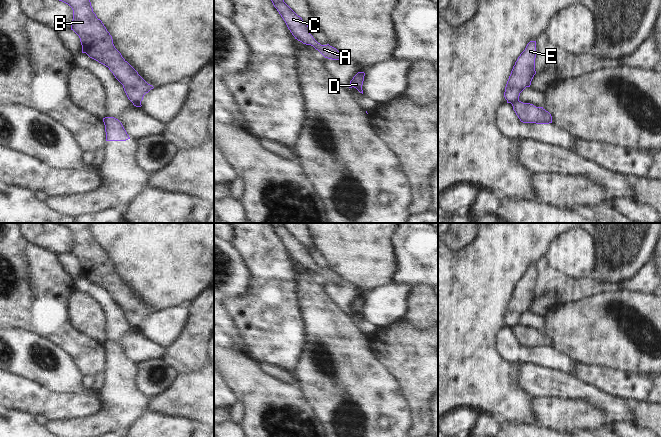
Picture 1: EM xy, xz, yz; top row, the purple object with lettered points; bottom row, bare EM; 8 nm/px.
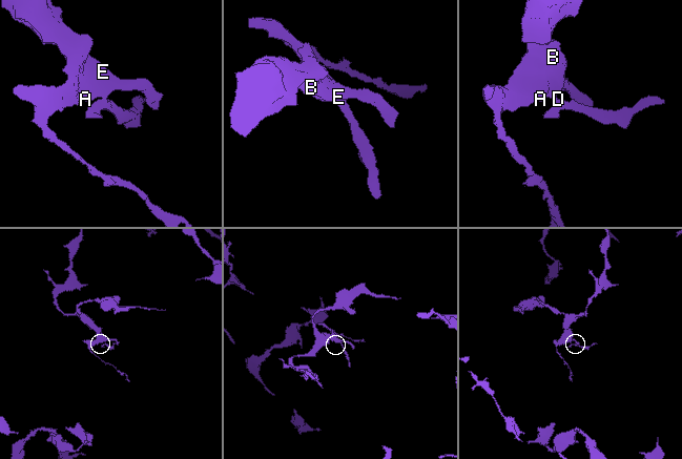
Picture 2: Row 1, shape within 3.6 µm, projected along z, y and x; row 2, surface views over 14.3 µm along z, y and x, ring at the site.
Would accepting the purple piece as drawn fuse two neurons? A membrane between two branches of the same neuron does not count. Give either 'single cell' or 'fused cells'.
fused cells

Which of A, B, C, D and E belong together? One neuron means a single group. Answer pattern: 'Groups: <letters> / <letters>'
Groups: A B C E / D.

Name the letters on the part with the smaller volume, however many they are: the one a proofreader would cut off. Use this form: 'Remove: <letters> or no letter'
Remove: D

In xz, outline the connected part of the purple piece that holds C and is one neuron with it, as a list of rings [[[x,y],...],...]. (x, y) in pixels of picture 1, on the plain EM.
[[[271,223],[271,225],[295,263],[303,268],[313,270],[325,282],[332,284],[340,284],[342,282],[342,278],[336,272],[329,268],[321,269],[318,267],[309,257],[308,249],[284,226],[283,223]]]

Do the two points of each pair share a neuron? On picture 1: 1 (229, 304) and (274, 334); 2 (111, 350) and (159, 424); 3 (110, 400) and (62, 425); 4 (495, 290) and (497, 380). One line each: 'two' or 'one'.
1: one
2: two
3: one
4: one

